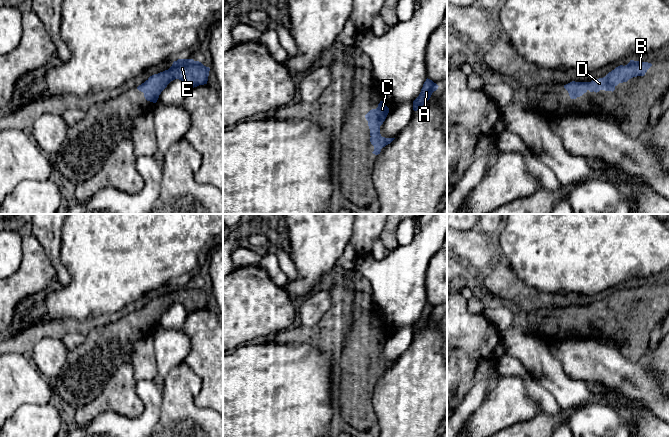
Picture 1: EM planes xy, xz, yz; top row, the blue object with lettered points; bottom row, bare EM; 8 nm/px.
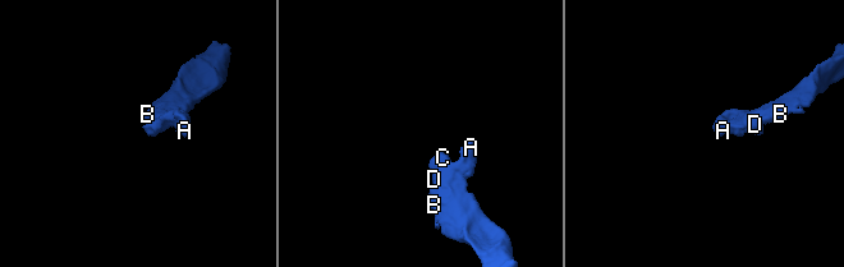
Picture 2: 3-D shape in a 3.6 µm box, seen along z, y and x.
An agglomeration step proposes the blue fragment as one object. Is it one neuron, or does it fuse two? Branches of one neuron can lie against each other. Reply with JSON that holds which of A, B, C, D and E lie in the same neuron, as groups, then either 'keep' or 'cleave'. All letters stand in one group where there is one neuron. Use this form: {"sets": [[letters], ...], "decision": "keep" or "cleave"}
{"sets": [["A", "B", "C", "D", "E"]], "decision": "keep"}

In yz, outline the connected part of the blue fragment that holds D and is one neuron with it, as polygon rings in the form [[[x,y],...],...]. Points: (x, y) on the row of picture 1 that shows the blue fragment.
[[[630,60],[627,65],[616,67],[603,78],[591,82],[572,81],[564,85],[564,88],[568,91],[571,99],[582,96],[588,90],[596,93],[600,90],[613,92],[619,83],[627,82],[633,77],[644,76],[651,66],[652,64],[648,62]]]

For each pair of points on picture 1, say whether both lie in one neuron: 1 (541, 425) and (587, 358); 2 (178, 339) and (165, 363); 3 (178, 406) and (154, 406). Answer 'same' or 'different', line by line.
1: different
2: same
3: different

